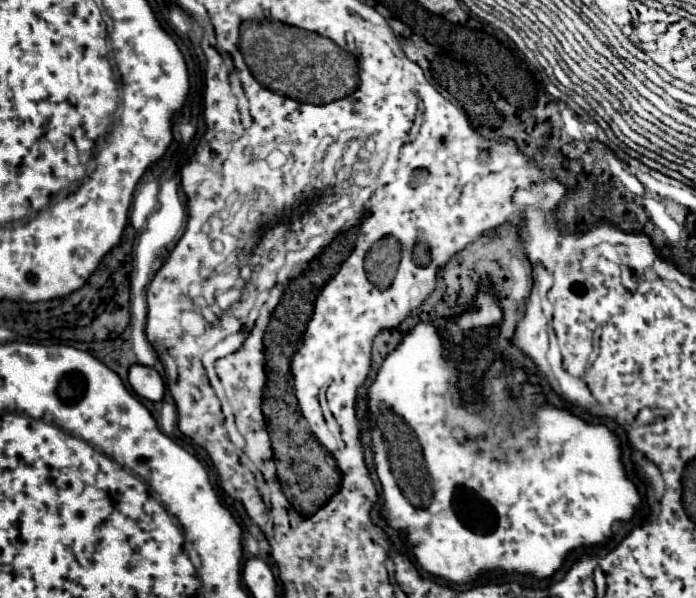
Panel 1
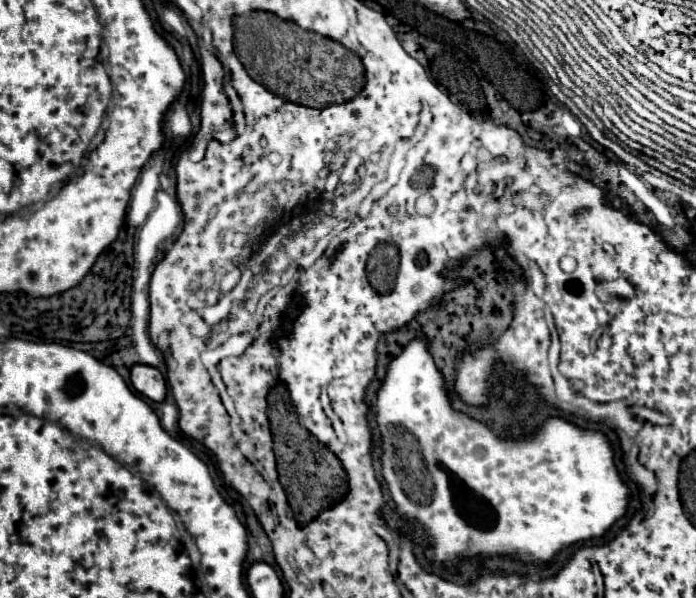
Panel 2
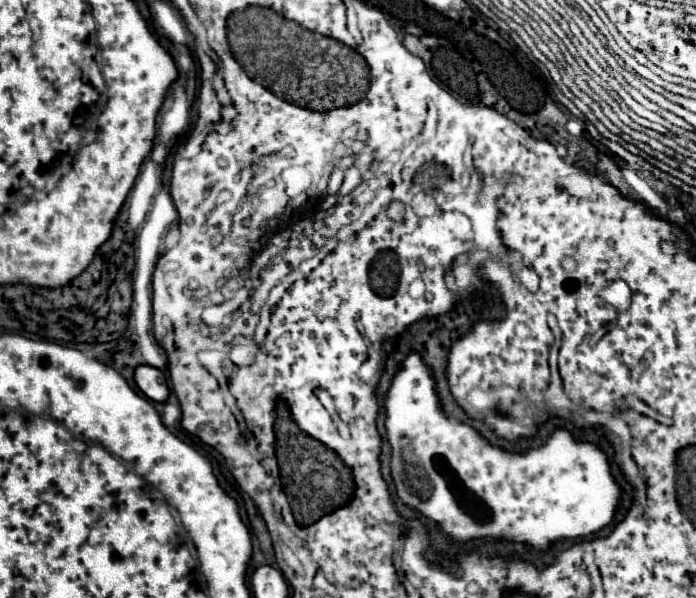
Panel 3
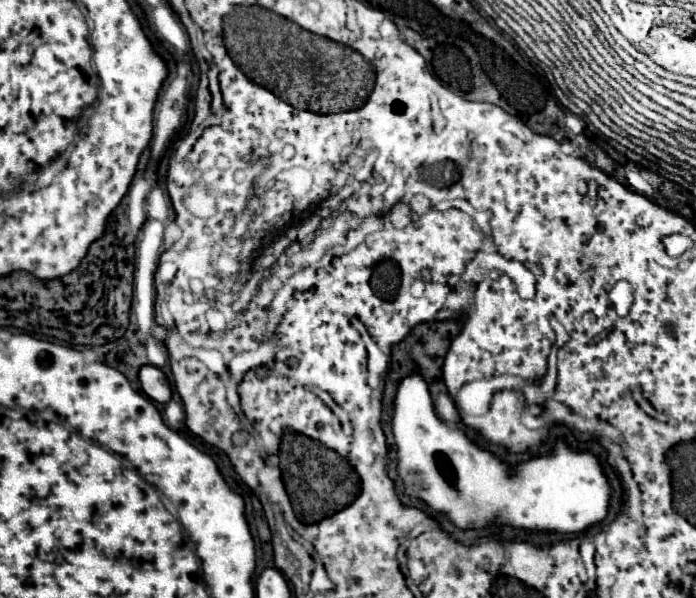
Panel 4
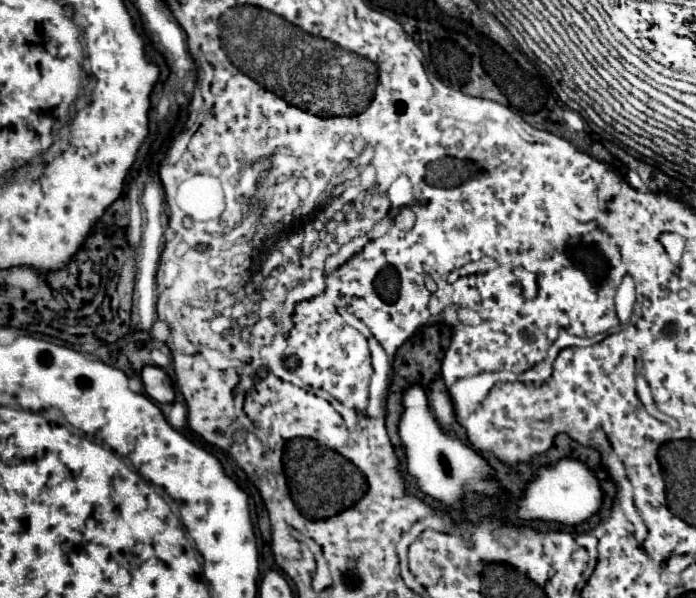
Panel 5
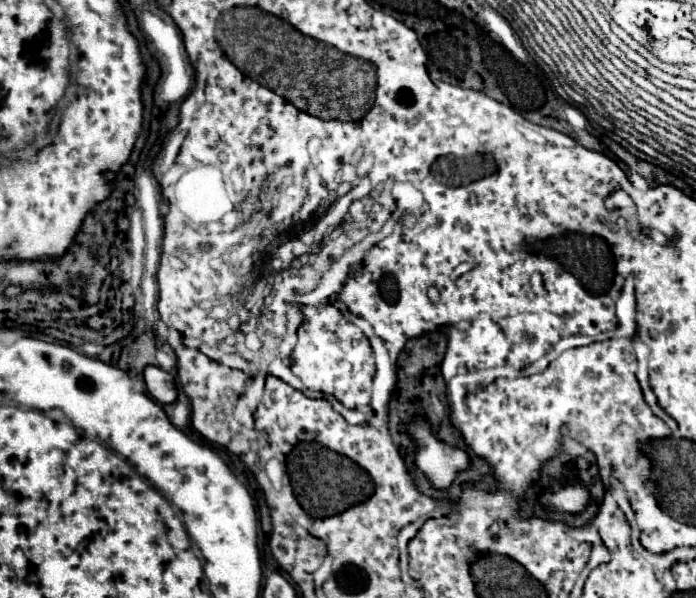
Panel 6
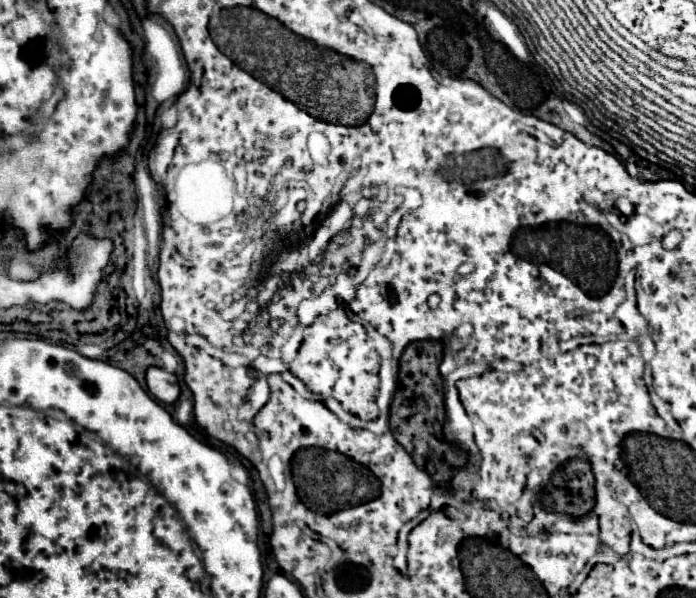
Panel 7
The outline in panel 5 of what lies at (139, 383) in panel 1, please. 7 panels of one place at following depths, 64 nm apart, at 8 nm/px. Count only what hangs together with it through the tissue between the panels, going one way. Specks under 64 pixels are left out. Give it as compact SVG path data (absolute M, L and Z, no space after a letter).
M144 366L142 370L142 382L144 382L144 390L146 394L164 404L164 402L172 402L174 400L174 386L170 376L158 368L158 366Z

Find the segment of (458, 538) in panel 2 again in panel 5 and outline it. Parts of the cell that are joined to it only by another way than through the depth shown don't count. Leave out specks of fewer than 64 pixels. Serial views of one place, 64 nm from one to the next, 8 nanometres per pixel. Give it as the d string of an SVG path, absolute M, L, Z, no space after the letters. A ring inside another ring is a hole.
M418 384L410 386L404 392L402 404L404 404L404 414L398 426L398 434L402 438L402 444L406 446L406 468L416 478L418 488L424 494L448 506L458 506L462 500L462 494L468 490L482 492L484 496L498 494L498 482L486 480L486 476L492 474L492 468L488 466L488 462L476 450L462 444L458 438L446 434L438 426L436 418L432 416L428 408L426 394ZM564 458L556 462L554 466L542 466L538 472L538 478L528 484L526 498L520 502L518 516L522 520L552 520L560 524L576 526L596 514L602 506L602 490L598 486L598 480L594 472L578 462Z

